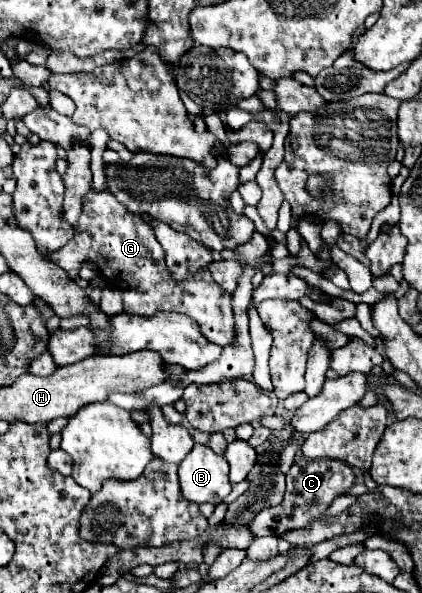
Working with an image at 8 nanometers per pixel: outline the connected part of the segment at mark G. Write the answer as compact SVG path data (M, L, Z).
M105 187L103 191L93 191L89 189L89 193L83 197L83 211L79 215L79 223L73 227L75 235L71 239L71 243L67 243L65 247L61 247L59 251L53 251L49 255L49 259L53 263L57 263L59 267L63 267L67 271L69 279L77 279L81 263L89 261L93 265L97 265L97 271L103 279L107 279L113 287L123 291L123 305L127 307L127 311L139 311L141 315L151 315L151 311L175 311L175 313L183 313L187 317L191 317L199 327L201 333L215 345L225 347L227 343L233 341L235 335L235 317L233 317L233 309L231 309L231 293L223 291L223 287L219 287L209 269L199 269L193 275L189 275L183 281L175 281L169 267L165 265L165 253L161 243L155 239L153 229L145 223L145 219L141 215L131 215L127 211L127 207L123 207L123 203L119 203L115 199L115 195Z

